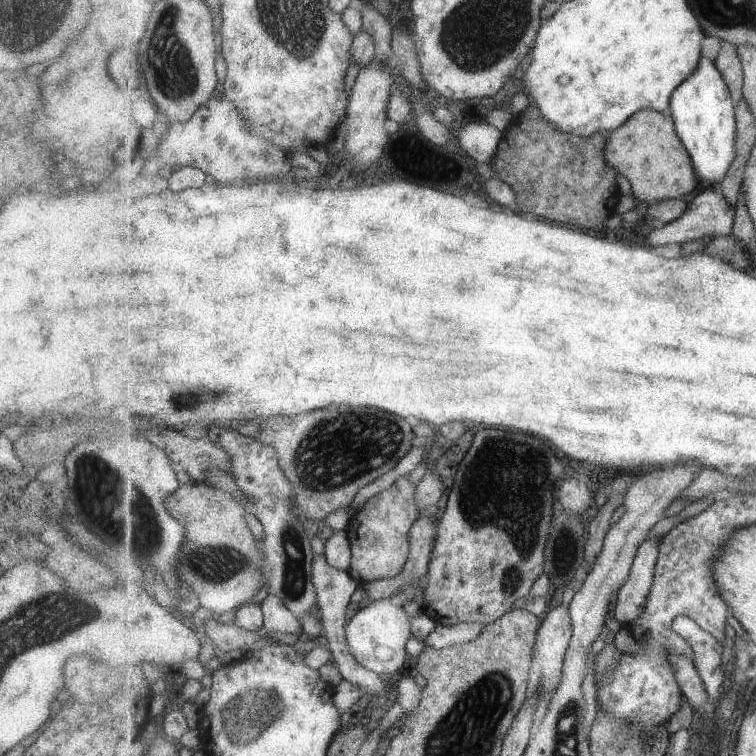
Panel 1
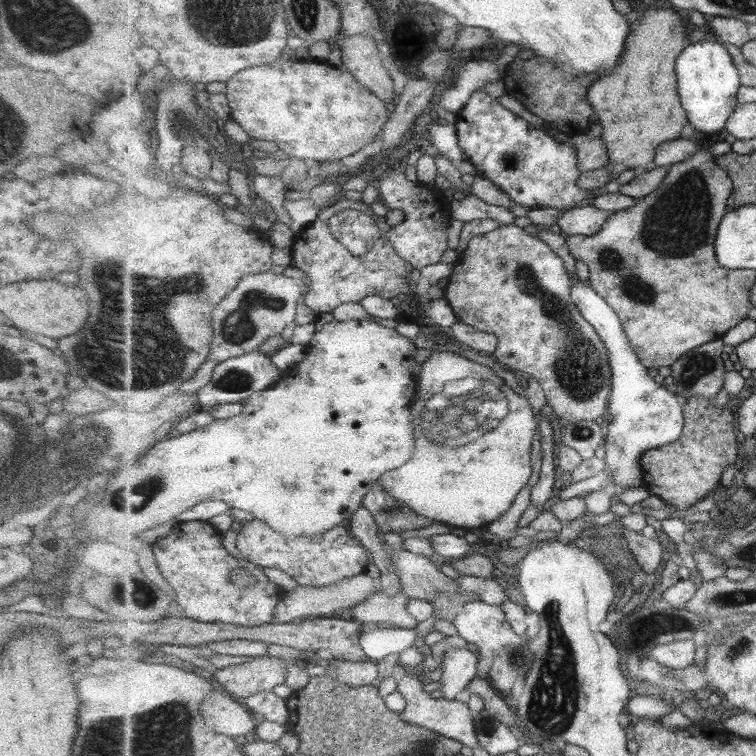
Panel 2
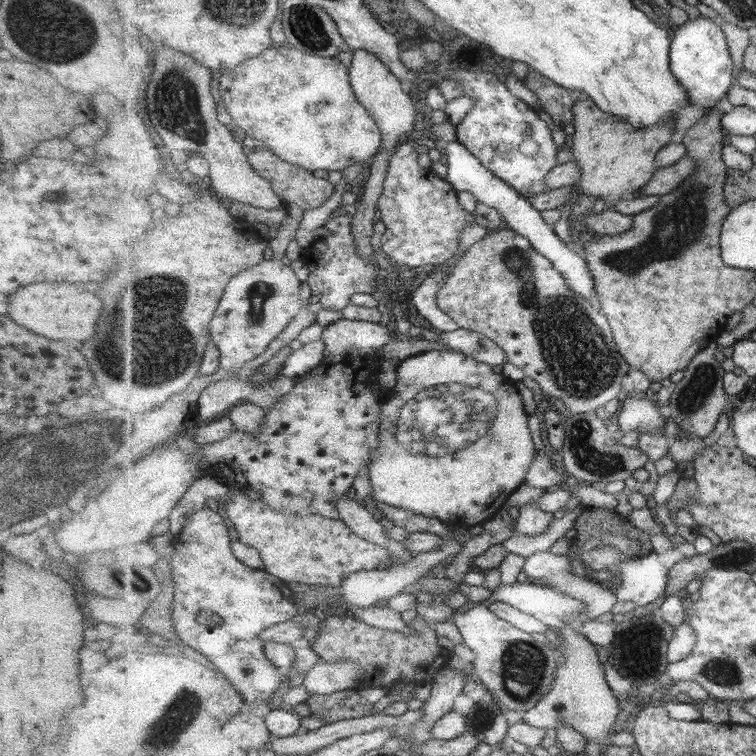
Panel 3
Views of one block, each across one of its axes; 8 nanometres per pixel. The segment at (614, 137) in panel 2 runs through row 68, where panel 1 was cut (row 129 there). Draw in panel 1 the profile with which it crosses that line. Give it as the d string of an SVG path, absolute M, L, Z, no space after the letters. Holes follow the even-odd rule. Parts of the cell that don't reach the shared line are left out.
M643 109L631 115L625 124L610 132L607 143L607 162L625 174L633 184L633 196L647 204L660 200L681 199L701 183L691 153L675 132L672 115Z

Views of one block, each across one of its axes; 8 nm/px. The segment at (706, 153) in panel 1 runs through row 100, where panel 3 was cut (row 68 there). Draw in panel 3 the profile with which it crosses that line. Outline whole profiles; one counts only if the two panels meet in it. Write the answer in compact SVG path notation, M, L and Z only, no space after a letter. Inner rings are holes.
M702 16L679 26L670 46L670 67L685 87L691 104L715 108L737 83L734 58L722 26Z

